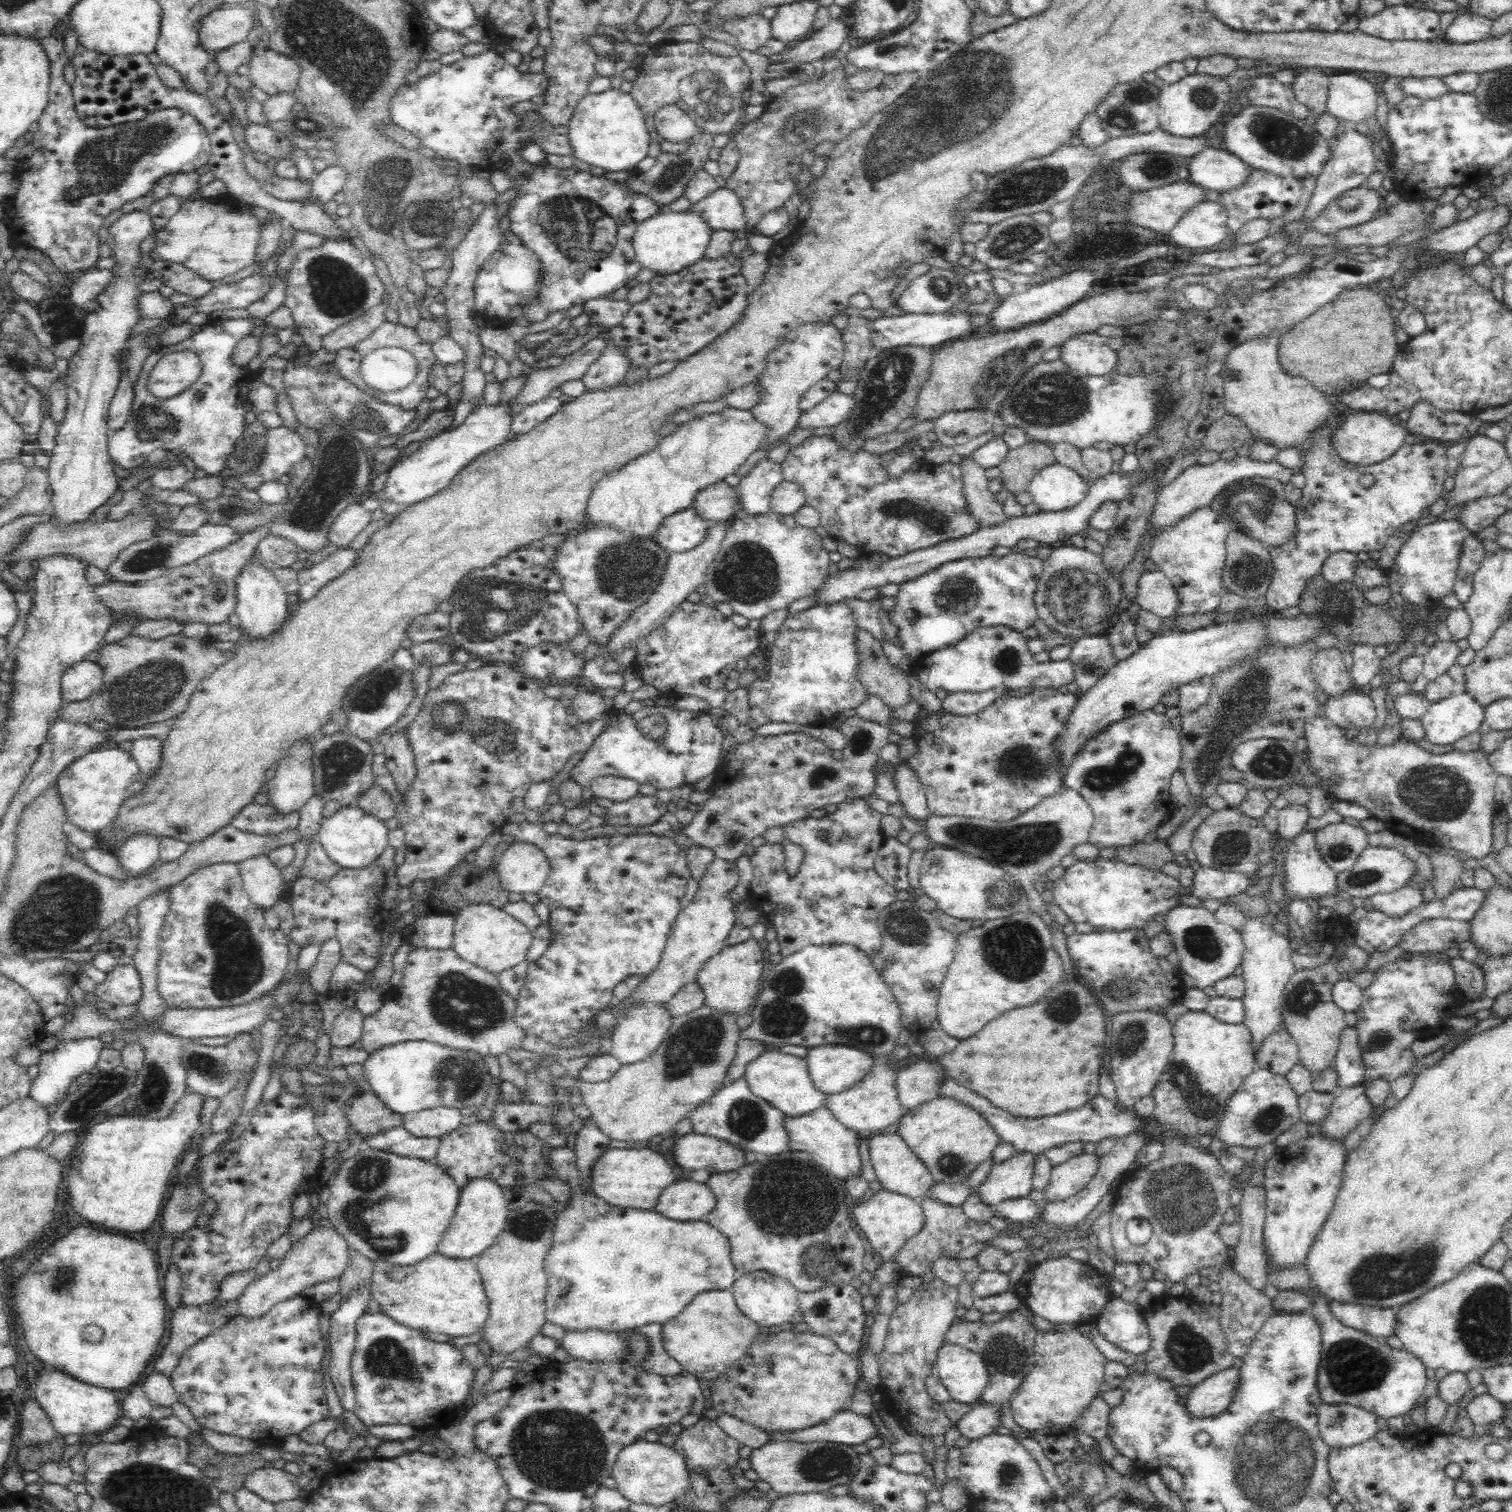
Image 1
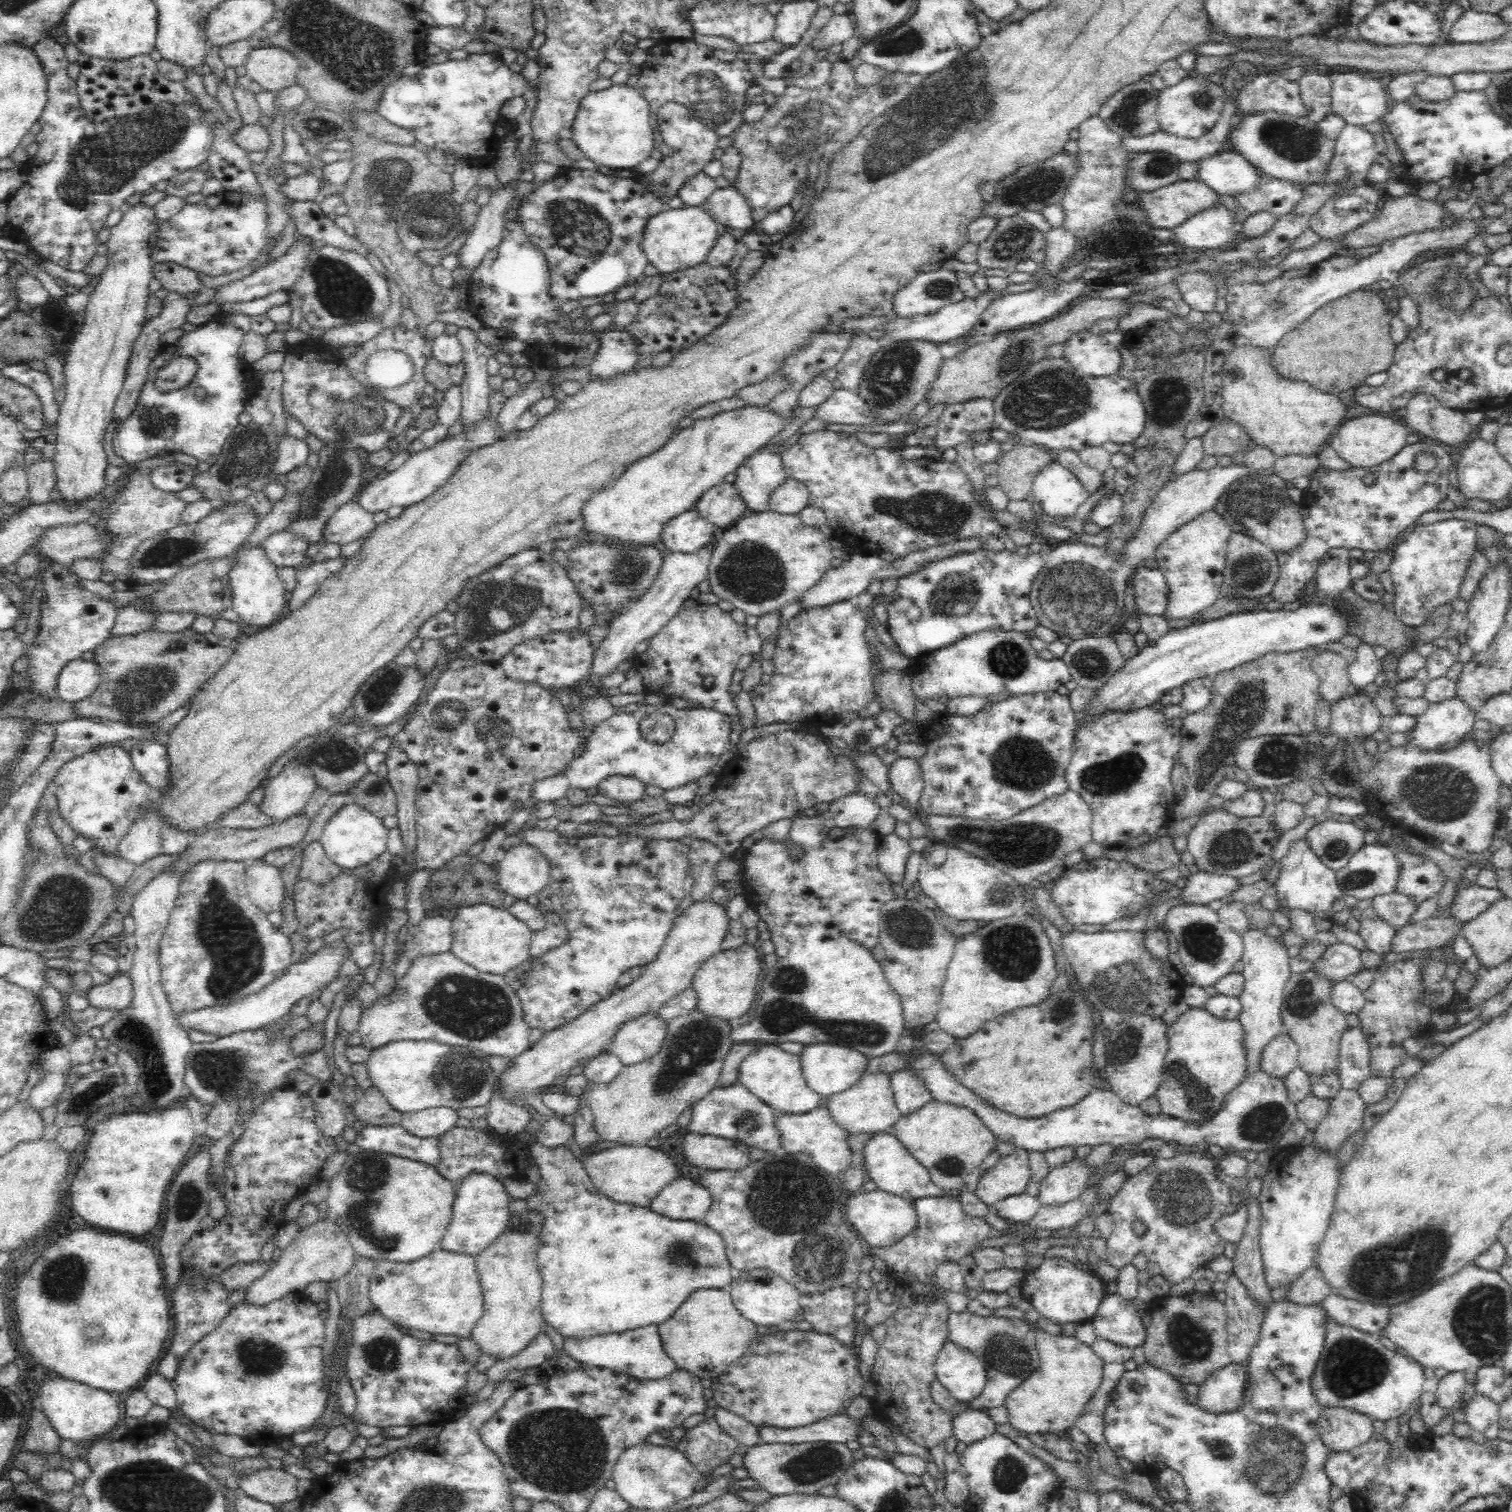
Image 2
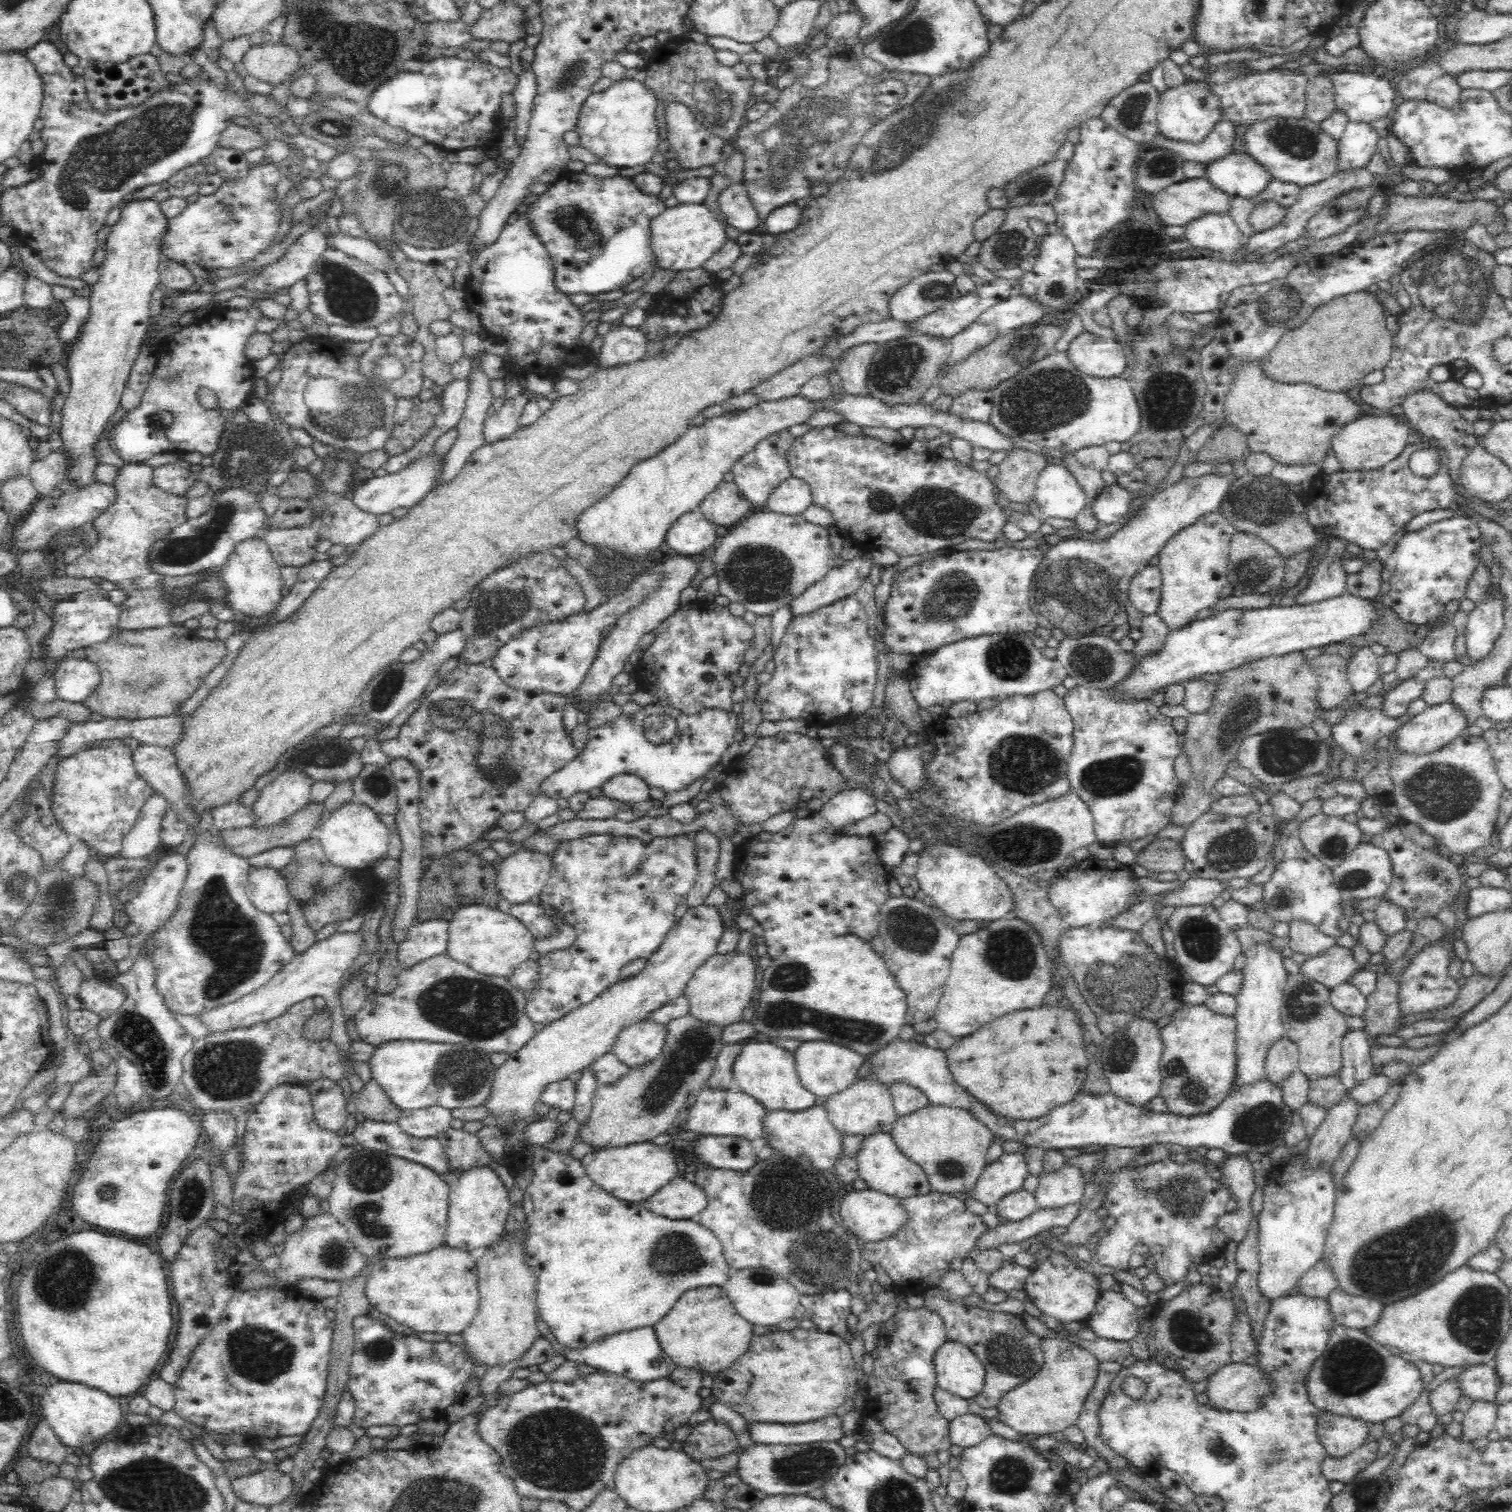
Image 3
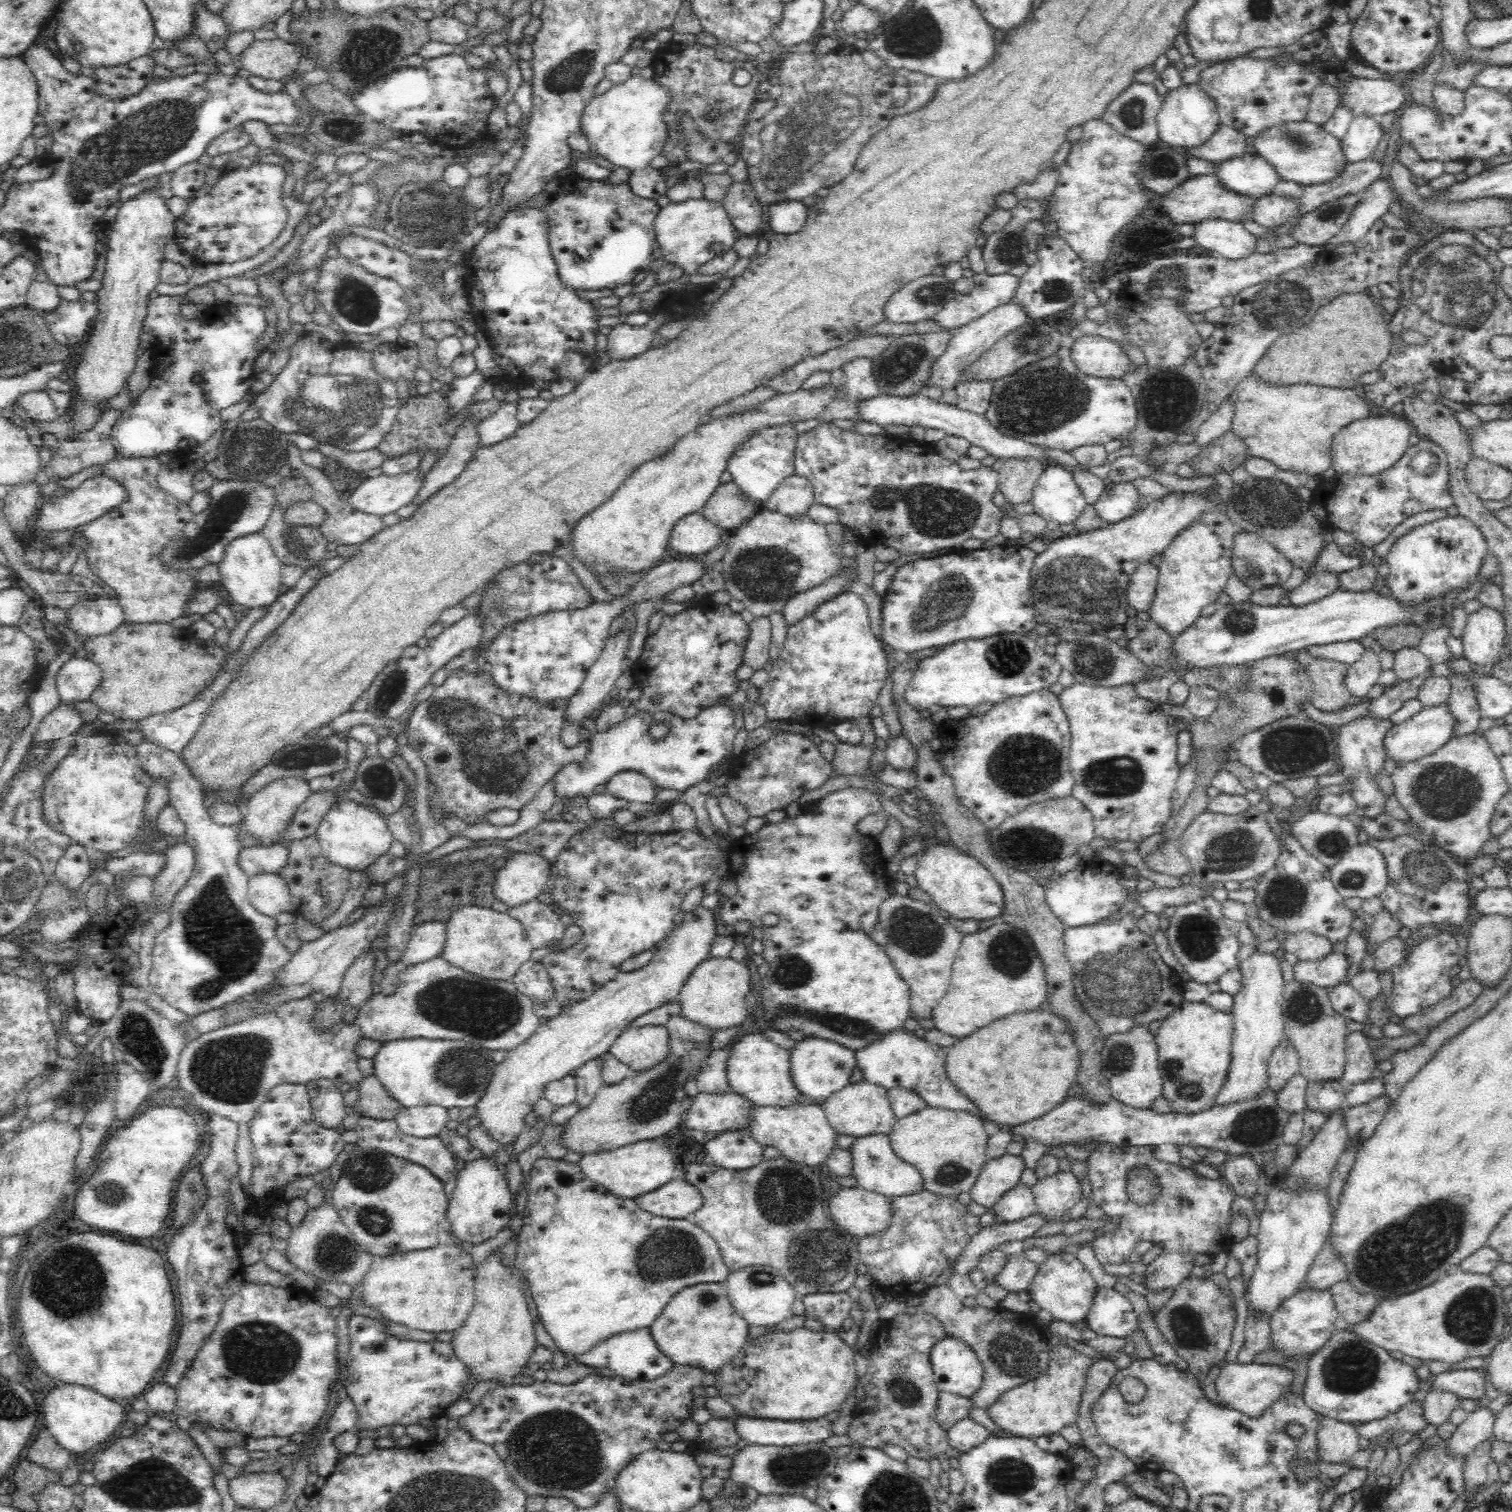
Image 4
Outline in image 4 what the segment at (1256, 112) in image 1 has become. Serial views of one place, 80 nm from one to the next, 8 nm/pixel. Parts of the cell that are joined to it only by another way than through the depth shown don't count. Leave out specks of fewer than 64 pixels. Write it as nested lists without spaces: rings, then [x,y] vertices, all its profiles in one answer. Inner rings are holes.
[[[1308,121],[1283,122],[1282,124],[1265,128],[1252,140],[1256,155],[1266,159],[1276,169],[1281,180],[1296,182],[1304,187],[1316,184],[1326,184],[1336,180],[1348,166],[1341,141],[1323,127]]]

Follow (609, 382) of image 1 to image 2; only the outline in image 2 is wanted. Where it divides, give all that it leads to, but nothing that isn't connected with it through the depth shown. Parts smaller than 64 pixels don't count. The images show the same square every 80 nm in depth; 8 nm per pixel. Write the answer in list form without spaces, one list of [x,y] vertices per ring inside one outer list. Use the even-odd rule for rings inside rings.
[[[608,328],[599,340],[600,348],[589,364],[592,377],[610,378],[634,368],[641,352],[627,330]]]

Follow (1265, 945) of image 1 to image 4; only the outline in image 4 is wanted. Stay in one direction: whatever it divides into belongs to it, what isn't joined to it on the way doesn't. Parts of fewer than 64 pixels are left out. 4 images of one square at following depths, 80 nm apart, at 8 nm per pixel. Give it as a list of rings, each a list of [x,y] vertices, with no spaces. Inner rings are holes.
[[[1256,951],[1241,960],[1238,967],[1242,975],[1242,988],[1233,994],[1233,1009],[1230,1012],[1233,1022],[1232,1058],[1226,1080],[1216,1094],[1215,1106],[1256,1100],[1263,1090],[1268,1089],[1269,1058],[1278,1043],[1286,1038],[1281,1008],[1285,985],[1281,961],[1270,953]]]

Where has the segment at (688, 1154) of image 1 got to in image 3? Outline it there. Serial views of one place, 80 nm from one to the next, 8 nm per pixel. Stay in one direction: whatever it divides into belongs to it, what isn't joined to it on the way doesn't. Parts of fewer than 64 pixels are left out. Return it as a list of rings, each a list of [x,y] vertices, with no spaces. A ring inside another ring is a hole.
[[[702,1135],[694,1146],[697,1158],[706,1166],[726,1170],[749,1170],[760,1161],[745,1137]]]

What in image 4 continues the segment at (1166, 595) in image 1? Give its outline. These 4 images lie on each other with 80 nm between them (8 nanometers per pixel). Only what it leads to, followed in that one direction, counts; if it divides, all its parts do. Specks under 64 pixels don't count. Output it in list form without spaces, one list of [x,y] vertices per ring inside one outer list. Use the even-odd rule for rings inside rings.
[[[1150,561],[1140,564],[1128,580],[1127,601],[1129,606],[1137,611],[1146,611],[1152,604],[1156,582],[1158,582],[1159,567]]]

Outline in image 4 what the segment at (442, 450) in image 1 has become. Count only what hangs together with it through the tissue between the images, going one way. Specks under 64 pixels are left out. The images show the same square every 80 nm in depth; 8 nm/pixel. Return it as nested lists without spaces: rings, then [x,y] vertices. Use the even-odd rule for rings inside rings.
[[[418,469],[396,476],[382,473],[364,479],[346,501],[354,510],[383,517],[410,504],[422,482],[424,475],[420,475]]]

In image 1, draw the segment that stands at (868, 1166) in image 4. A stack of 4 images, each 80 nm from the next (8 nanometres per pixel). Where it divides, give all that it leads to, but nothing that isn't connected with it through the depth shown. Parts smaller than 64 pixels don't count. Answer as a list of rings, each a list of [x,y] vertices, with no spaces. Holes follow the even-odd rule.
[[[894,1131],[878,1132],[869,1140],[869,1155],[875,1178],[881,1188],[913,1199],[924,1198],[935,1184],[928,1168],[909,1150],[904,1140]]]

